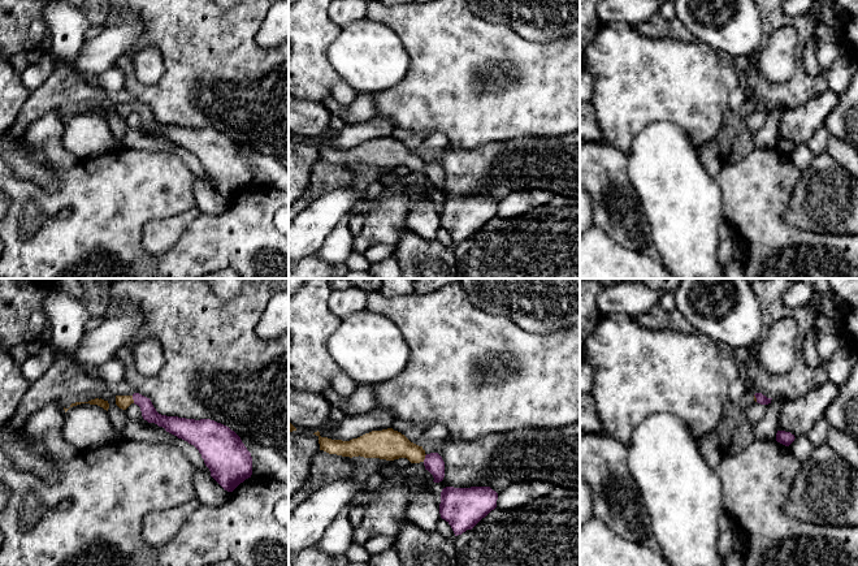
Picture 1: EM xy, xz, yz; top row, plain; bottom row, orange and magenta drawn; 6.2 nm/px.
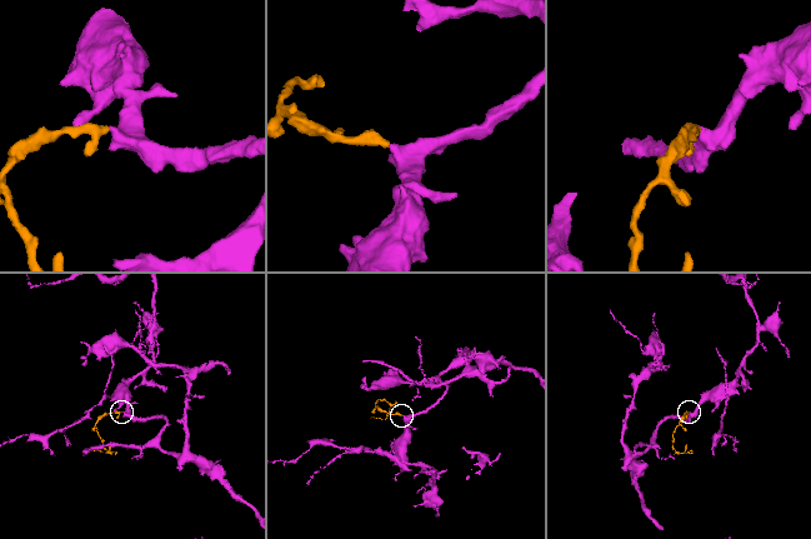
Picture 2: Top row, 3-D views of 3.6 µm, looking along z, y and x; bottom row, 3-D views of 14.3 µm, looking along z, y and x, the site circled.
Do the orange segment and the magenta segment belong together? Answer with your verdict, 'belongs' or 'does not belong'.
belongs

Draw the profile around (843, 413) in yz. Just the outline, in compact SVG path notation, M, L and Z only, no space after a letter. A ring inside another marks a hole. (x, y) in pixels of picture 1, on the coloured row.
M858 359L838 394L824 412L831 427L838 428L858 442Z

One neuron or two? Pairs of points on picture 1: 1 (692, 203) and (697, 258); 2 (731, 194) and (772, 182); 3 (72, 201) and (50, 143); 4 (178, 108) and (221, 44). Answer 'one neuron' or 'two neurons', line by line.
1: one neuron
2: one neuron
3: two neurons
4: one neuron

